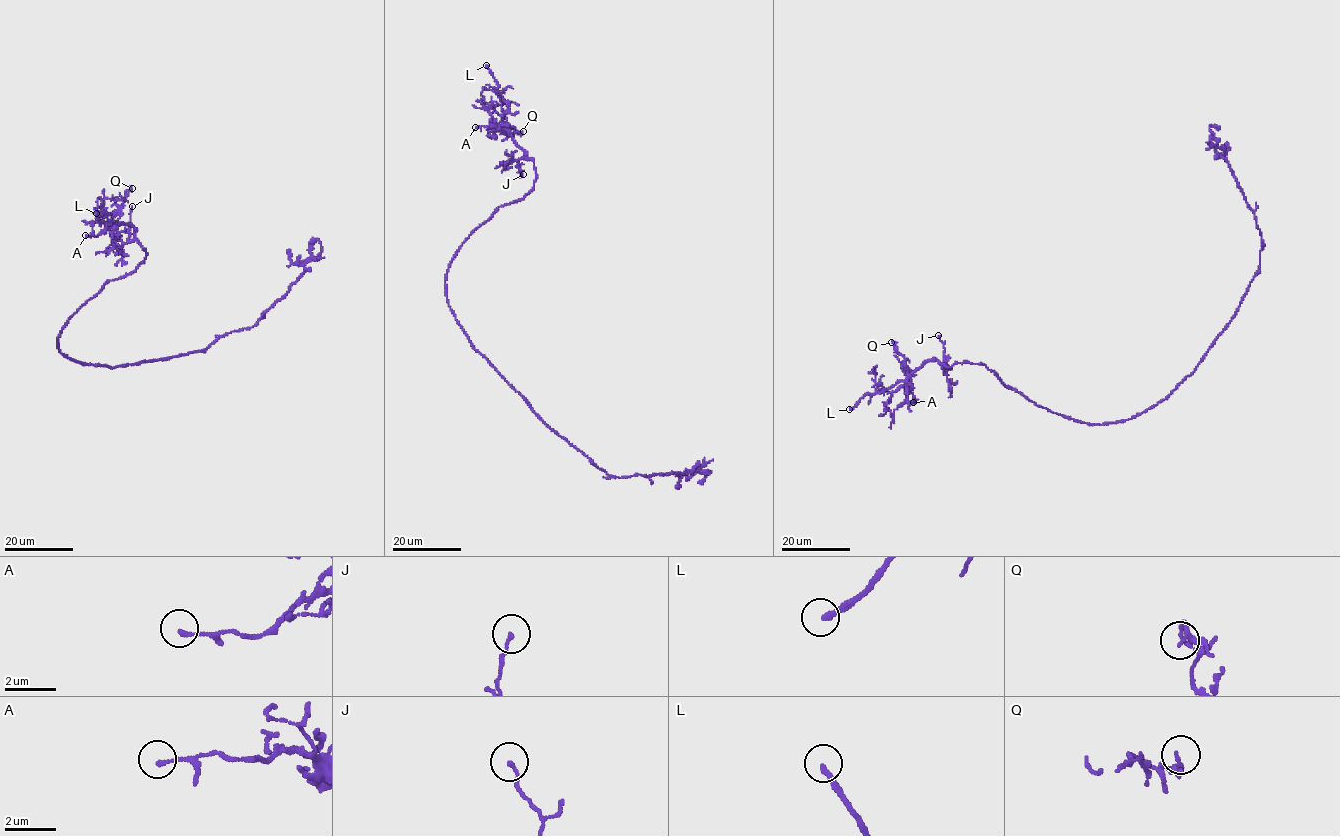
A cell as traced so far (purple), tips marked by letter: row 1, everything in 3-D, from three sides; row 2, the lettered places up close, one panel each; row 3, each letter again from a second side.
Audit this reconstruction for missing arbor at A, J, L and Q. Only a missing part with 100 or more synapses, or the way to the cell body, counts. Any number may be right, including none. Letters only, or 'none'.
L

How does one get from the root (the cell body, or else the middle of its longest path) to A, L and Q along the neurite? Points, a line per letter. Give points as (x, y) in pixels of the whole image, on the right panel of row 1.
A: (1147, 409), (1112, 423), (1078, 422), (1034, 404), (984, 365), (948, 366), (933, 359), (909, 378), (913, 402)
L: (1147, 409), (1112, 423), (1078, 422), (1034, 404), (984, 365), (933, 359), (849, 409)
Q: (1147, 409), (1112, 423), (1073, 420), (1034, 404), (979, 363), (948, 366), (931, 359), (907, 376), (891, 342)

